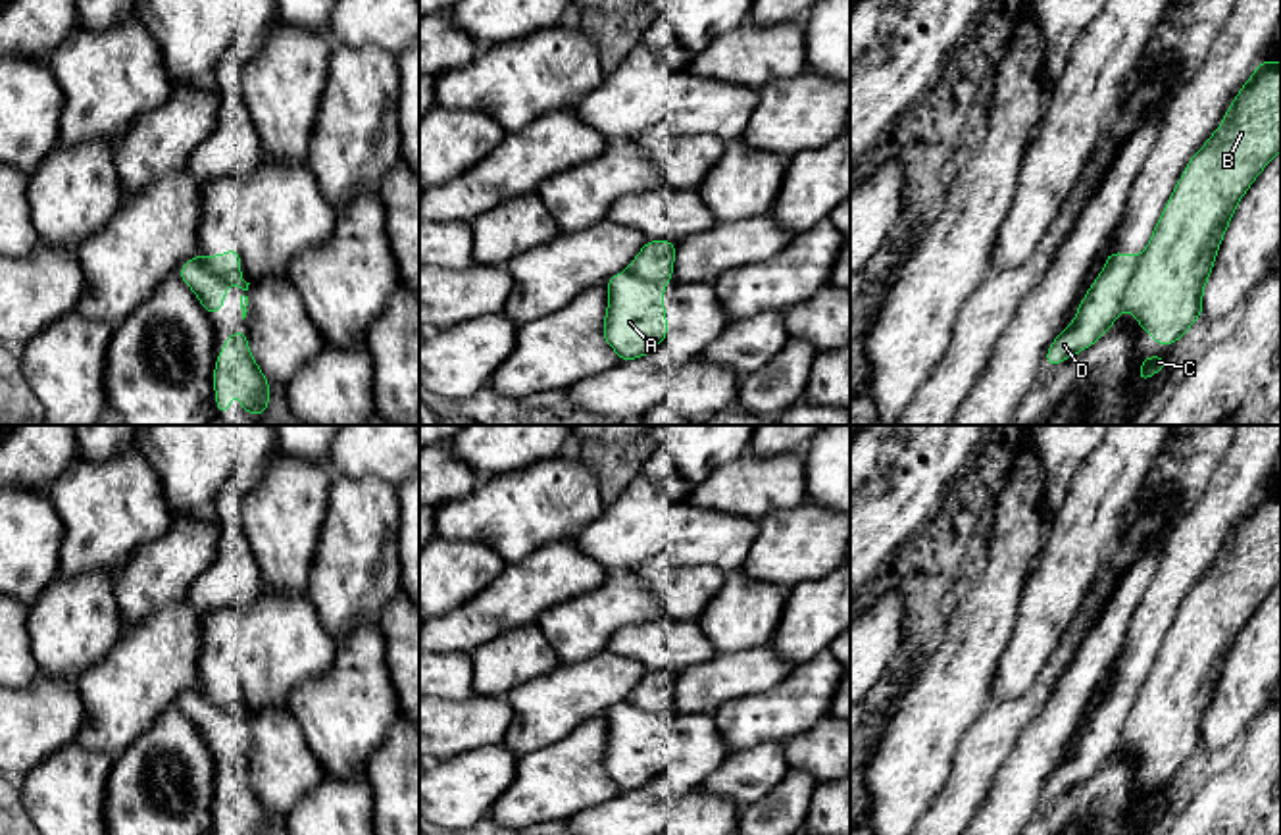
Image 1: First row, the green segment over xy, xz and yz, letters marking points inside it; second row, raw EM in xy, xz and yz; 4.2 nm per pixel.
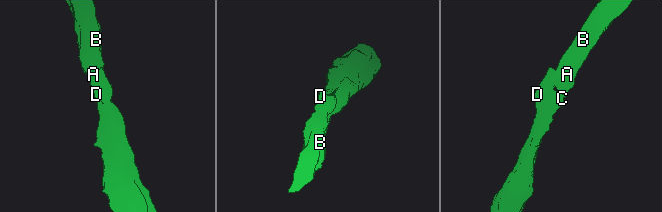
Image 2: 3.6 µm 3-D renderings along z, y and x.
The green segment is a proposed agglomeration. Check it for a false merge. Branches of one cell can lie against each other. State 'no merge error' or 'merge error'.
no merge error

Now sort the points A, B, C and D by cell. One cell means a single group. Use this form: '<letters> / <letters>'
A B C D

